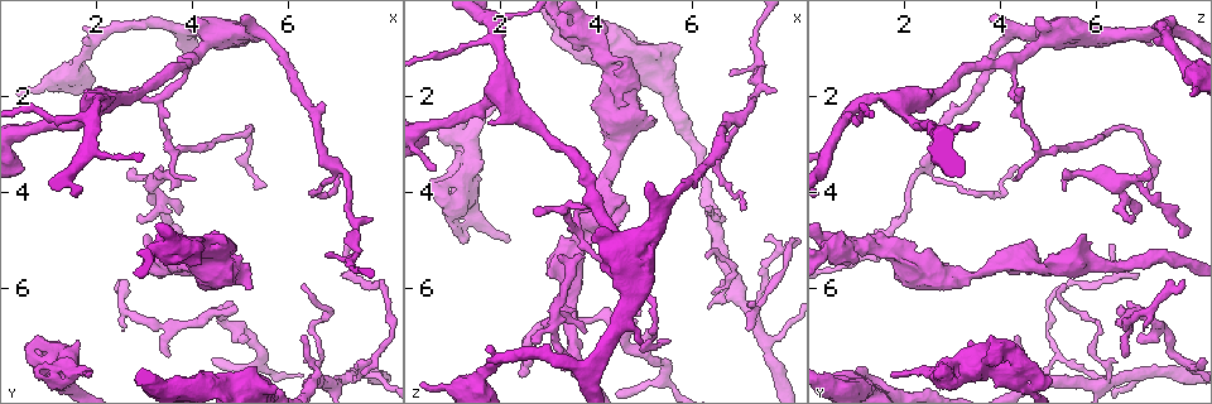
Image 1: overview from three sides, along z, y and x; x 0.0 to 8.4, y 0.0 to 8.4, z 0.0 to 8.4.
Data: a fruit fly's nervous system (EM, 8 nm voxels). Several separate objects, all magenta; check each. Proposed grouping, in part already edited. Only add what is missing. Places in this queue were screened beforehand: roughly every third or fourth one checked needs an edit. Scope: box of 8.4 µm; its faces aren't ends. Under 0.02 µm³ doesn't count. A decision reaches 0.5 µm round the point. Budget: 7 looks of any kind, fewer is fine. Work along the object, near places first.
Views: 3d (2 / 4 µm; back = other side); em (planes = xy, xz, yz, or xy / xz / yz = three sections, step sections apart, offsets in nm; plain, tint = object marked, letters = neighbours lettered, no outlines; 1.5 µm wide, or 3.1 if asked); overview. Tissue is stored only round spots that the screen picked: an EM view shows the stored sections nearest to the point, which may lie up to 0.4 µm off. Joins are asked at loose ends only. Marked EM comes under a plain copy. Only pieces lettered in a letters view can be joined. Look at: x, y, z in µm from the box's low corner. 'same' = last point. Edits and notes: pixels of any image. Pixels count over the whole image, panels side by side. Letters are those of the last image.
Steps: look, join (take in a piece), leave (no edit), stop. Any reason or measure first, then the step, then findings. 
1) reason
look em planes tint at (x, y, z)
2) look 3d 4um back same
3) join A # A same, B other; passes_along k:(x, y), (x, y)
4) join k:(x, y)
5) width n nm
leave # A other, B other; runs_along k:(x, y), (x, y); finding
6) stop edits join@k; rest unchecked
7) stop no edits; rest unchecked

an open end
look em planes letters at (7.15, 5.65, 6.80)

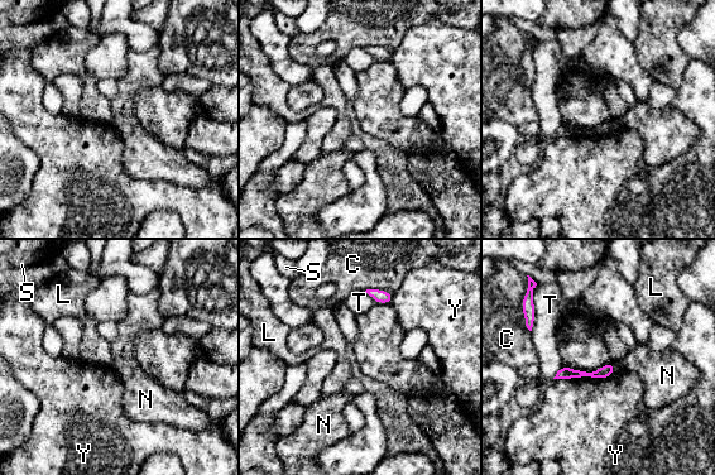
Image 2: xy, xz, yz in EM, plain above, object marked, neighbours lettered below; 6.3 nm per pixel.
width 80 nm
leave # C other, L other, N other, S other, T other, Y other; no lettered piece goes on from it

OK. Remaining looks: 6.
look 3d 2um at (3.50, 7.45, 6.60)

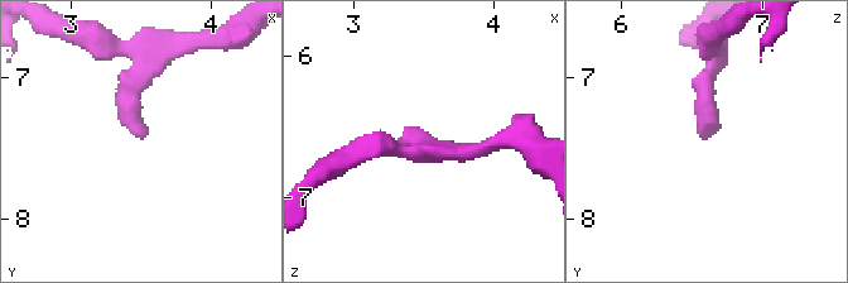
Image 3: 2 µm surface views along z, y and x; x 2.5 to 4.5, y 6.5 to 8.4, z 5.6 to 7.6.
need the tissue
look em planes letters at (3.52, 7.44, 6.60)

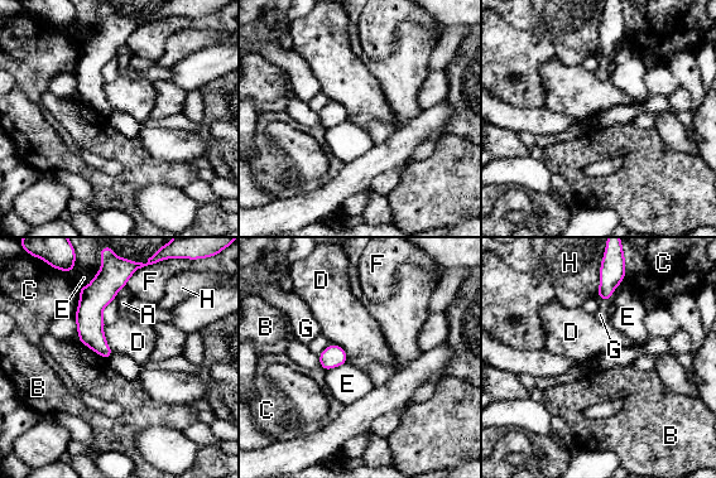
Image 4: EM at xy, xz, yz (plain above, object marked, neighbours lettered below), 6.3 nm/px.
leave # A other, B other, C other, D other, E other, F other, G other, H other; none of them fits

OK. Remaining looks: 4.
tapers out
look 3d 4um back at (2.55, 5.85, 7.80)

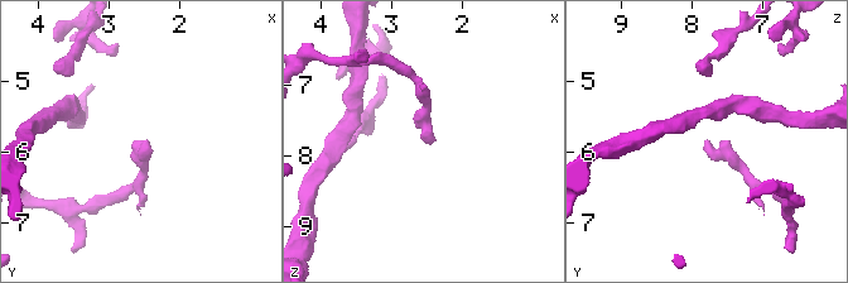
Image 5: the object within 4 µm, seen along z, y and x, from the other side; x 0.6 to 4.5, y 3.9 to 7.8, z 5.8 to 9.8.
now the EM
look em xy step 4 letters at (2.50, 5.85, 7.80)

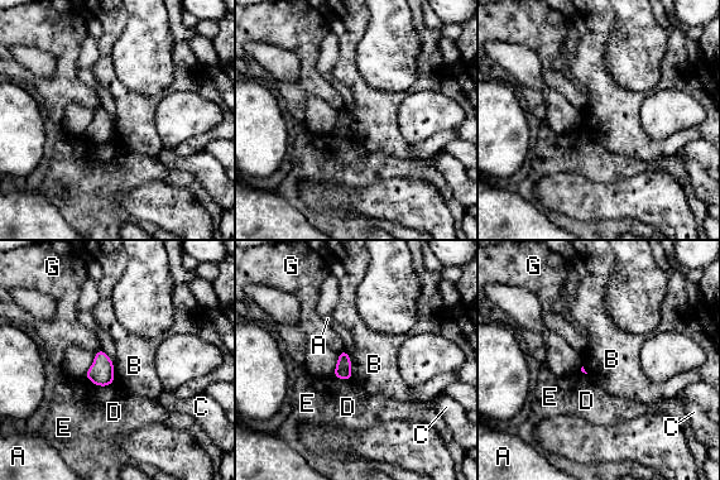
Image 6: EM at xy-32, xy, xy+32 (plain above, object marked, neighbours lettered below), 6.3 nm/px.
leave # A other, B other, C other, D other, E other, G other; border 6:(348, 354), (351, 361), (353, 379); none of them fits

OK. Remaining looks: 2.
stop no edits; rest unchecked

